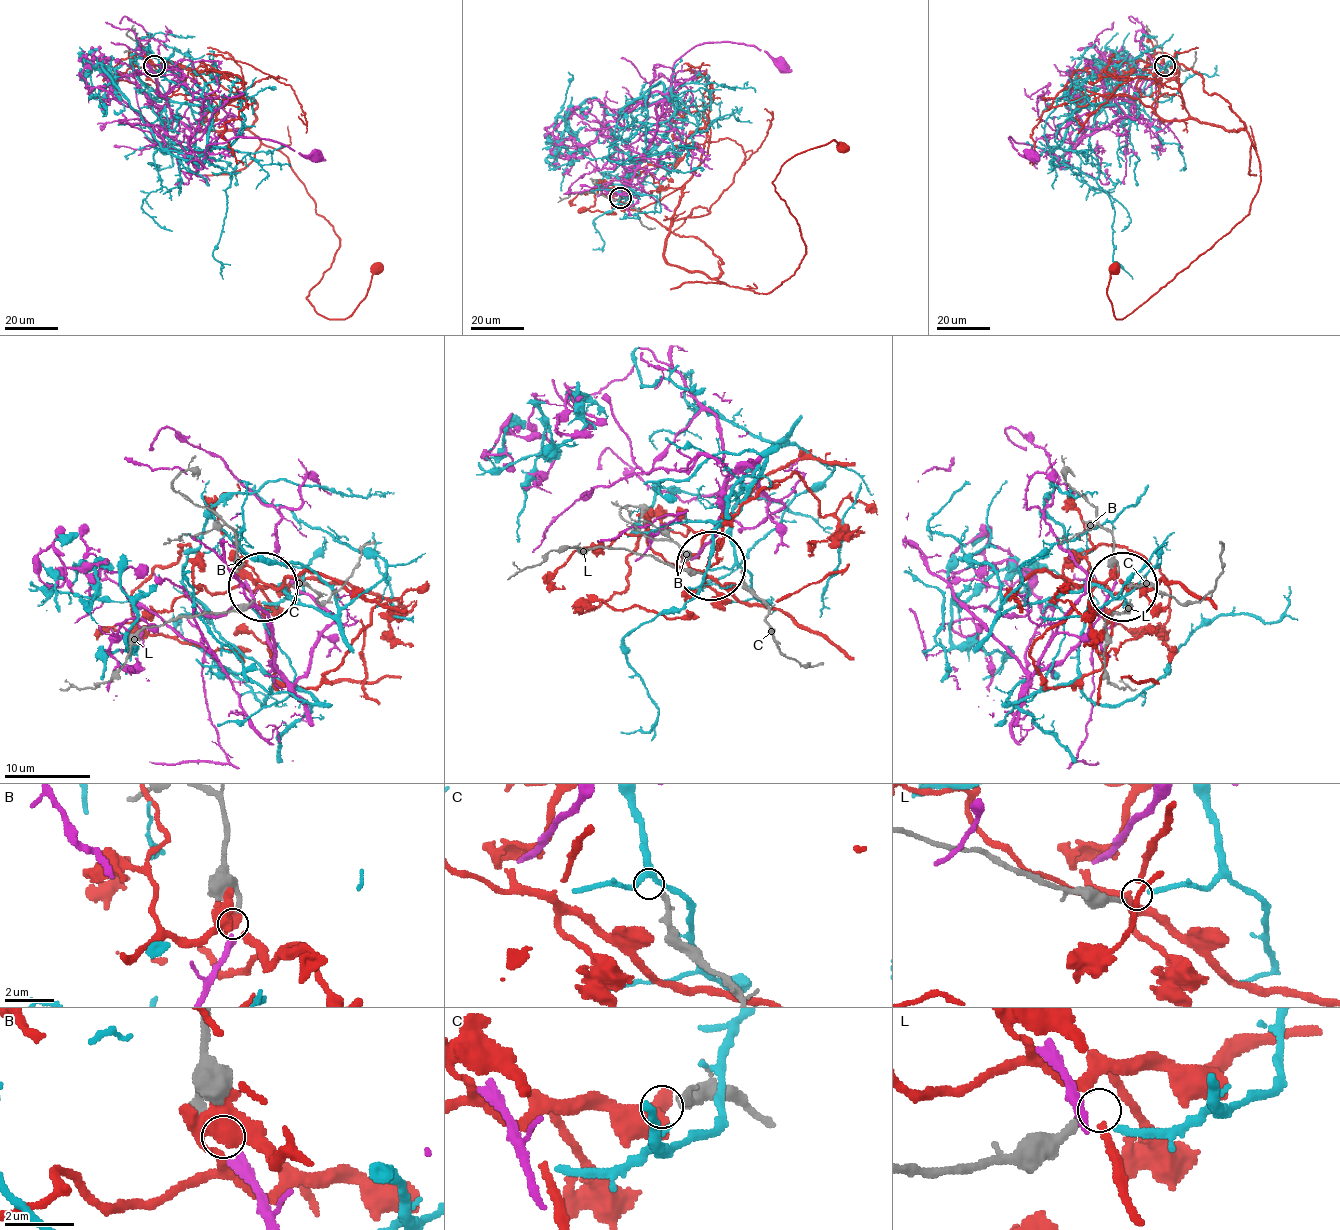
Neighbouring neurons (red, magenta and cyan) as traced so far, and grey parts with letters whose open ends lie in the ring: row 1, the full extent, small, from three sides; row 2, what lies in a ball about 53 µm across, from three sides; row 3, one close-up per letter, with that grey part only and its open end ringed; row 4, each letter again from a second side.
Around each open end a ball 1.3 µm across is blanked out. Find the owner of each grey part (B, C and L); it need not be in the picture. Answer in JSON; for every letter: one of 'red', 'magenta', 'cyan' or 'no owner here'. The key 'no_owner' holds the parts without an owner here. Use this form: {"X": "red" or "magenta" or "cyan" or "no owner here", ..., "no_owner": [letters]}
{"B": "magenta", "C": "no owner here", "L": "cyan", "no_owner": ["C"]}

